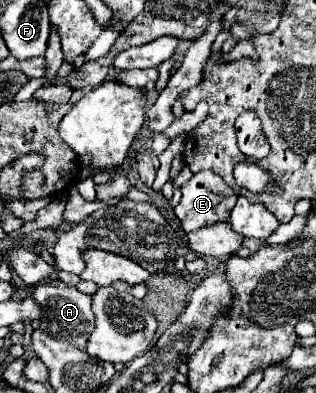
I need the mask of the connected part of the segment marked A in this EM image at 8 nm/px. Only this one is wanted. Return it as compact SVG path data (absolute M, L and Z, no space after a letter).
M50 278L48 282L40 282L38 286L32 288L30 296L38 302L42 308L46 320L42 320L42 328L54 336L54 338L64 338L66 342L78 346L80 350L86 346L86 338L94 330L94 314L90 310L90 296L78 292L76 288L66 286L62 280Z

